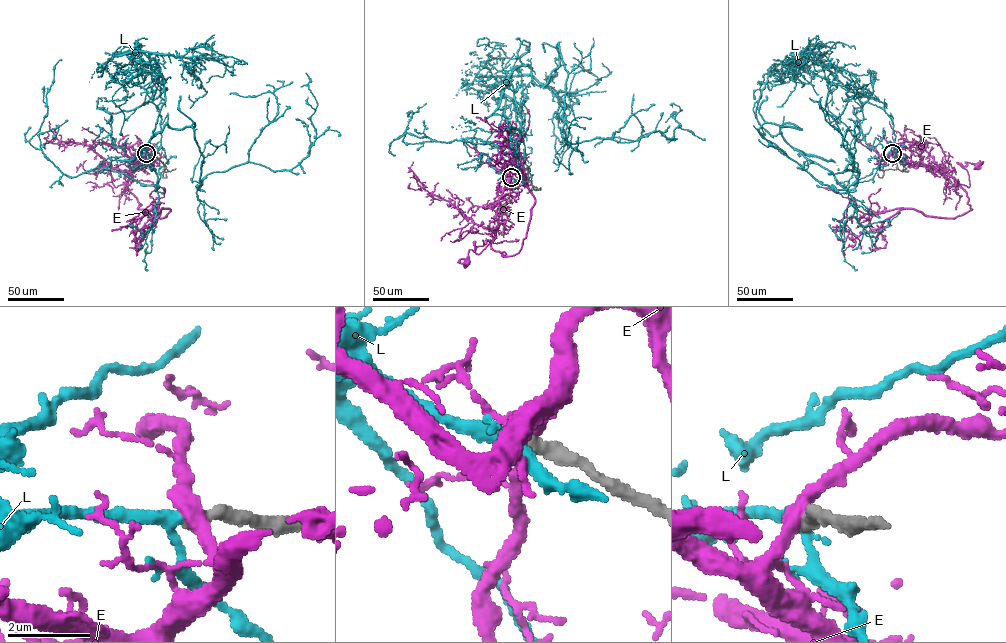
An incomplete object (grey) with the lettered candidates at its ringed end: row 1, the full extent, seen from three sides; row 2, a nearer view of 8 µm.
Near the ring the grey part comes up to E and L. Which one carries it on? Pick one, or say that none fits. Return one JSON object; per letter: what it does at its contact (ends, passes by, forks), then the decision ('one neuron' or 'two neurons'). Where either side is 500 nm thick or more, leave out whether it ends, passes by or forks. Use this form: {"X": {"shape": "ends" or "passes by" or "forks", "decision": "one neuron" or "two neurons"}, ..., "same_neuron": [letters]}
{"E": {"shape": "passes by", "decision": "two neurons"}, "L": {"shape": "passes by", "decision": "one neuron"}, "same_neuron": ["L"]}

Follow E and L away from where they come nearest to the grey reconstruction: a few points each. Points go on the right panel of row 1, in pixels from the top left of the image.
E: (893, 152), (903, 162), (944, 169), (968, 187), (968, 174), (961, 166), (965, 166), (966, 162), (979, 166)
L: (892, 152), (807, 49), (756, 109), (801, 129), (759, 132), (852, 184), (830, 73)

